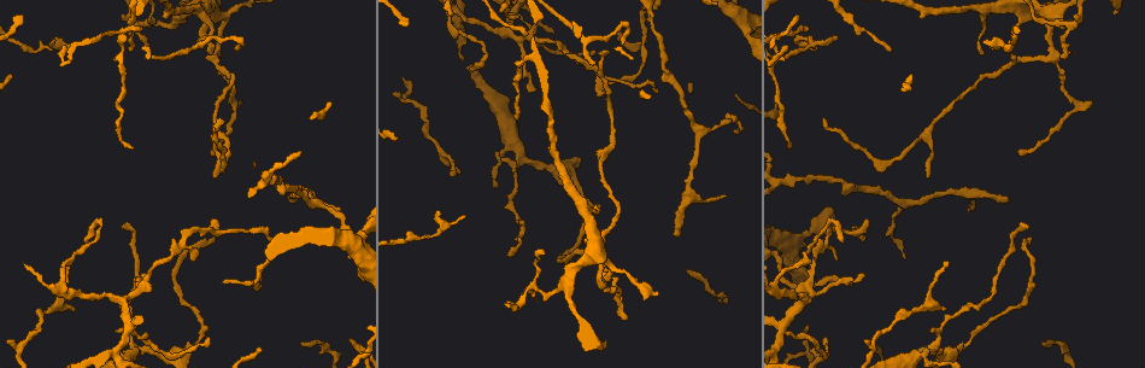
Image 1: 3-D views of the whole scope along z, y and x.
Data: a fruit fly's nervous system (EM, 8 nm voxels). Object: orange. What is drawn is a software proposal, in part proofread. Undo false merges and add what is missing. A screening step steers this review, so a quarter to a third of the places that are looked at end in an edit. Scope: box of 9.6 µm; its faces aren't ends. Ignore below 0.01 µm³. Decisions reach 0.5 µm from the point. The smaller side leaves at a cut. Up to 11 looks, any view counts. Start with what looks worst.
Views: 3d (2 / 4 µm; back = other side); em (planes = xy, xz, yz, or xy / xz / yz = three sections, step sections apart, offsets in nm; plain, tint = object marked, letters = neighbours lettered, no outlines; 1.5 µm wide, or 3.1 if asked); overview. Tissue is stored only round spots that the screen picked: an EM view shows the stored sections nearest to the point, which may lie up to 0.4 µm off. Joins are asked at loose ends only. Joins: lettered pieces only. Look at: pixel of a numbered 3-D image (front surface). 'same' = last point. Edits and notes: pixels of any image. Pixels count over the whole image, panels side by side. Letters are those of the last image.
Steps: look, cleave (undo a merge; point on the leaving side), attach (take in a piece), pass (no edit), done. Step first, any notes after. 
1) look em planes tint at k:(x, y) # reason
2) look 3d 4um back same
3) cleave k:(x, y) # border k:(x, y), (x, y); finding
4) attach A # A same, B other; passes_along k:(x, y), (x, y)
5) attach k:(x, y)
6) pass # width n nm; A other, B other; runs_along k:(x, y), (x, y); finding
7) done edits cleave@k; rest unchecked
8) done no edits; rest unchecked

look em planes tint at 1:(782, 330)

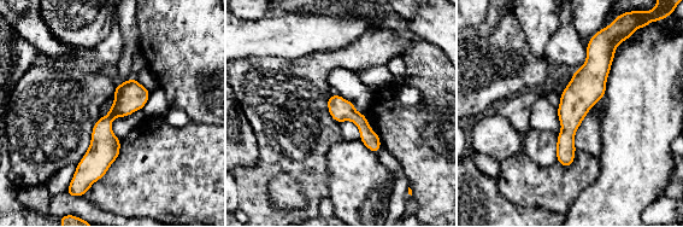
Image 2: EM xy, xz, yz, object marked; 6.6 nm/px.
look em planes letters same

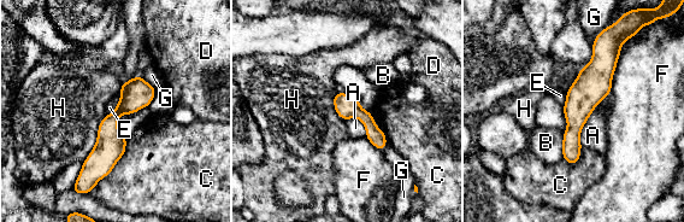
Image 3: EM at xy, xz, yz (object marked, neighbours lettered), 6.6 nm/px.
pass # A other, B other, C other, D other, E other, F other, G other, H other; runs_along 3:(600, 39), (571, 161); continuous, no second cell

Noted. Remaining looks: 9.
look em xy step 4 tint at 1:(735, 130) # branch stops here

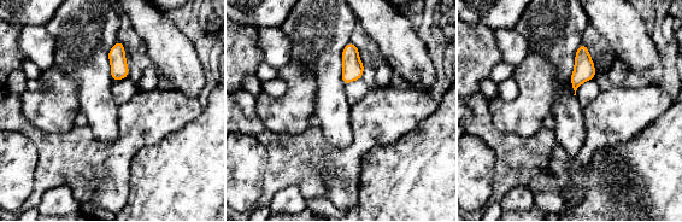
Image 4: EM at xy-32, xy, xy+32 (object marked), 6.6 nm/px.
look em planes letters same

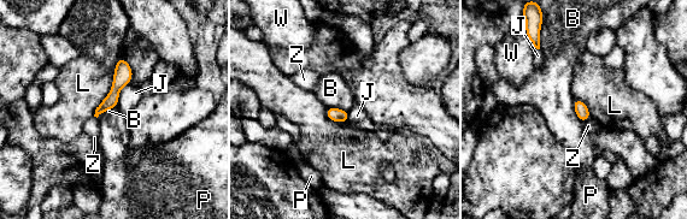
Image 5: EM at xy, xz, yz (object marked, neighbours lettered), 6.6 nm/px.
pass # B other, J other, L other, P other, W other, Z other; border 5:(328, 106), (344, 110); no lettered piece goes on from it

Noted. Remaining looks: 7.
look 3d 2um back at 1:(216, 177) # tapers out

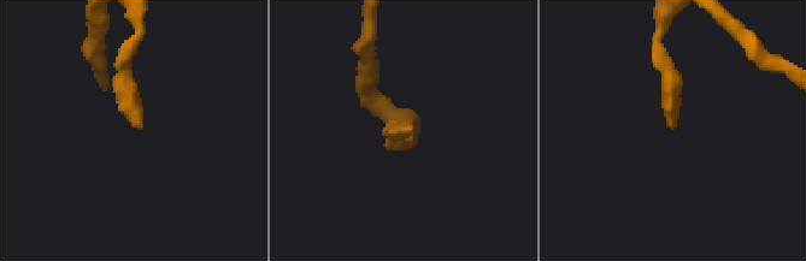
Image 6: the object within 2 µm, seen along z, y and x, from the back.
look em xz step 8 letters at 6:(409, 135)

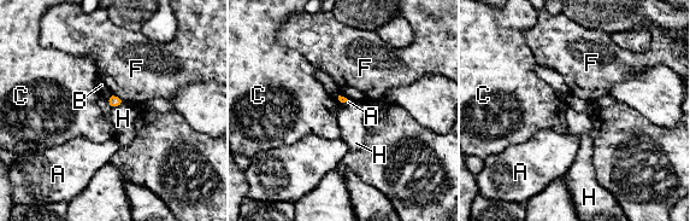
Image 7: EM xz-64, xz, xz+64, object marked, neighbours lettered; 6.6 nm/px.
look em planes letters same

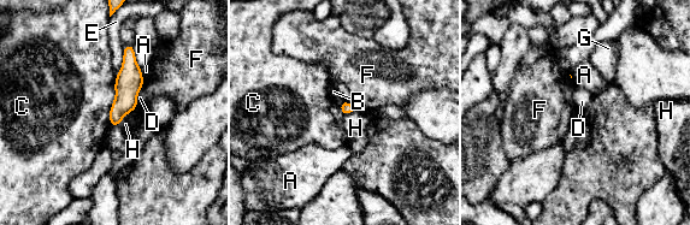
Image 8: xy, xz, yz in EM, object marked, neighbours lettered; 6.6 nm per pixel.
pass # longest_contact C 340 nm; A other, B other, C other, D other, E other, F other, G other, H other; border 8:(116, 76), (108, 125); no lettered piece goes on from it

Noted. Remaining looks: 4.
look 3d 2um at 1:(946, 262) # thin end

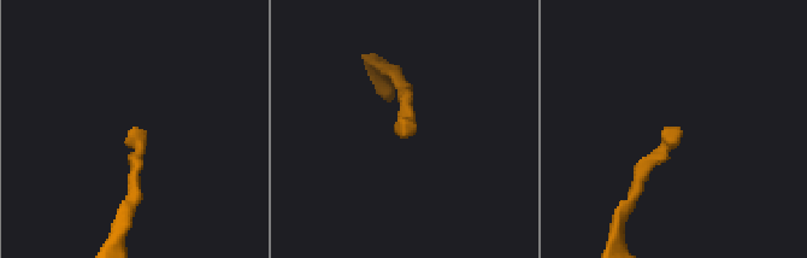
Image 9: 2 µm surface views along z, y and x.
look em planes letters at 9:(398, 131)

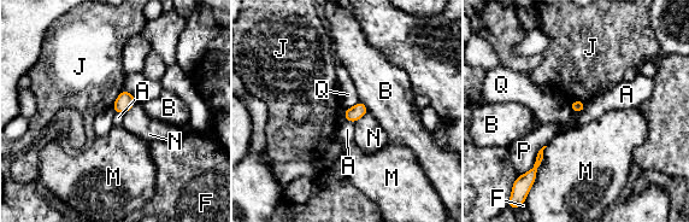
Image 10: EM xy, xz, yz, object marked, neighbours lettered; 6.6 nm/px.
pass # A other, B other, F other, J other, M other, N other, P other, Q other; border 10:(123, 89), (111, 107); no lettered piece goes on from it

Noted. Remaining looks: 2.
done no edits; rest unchecked

